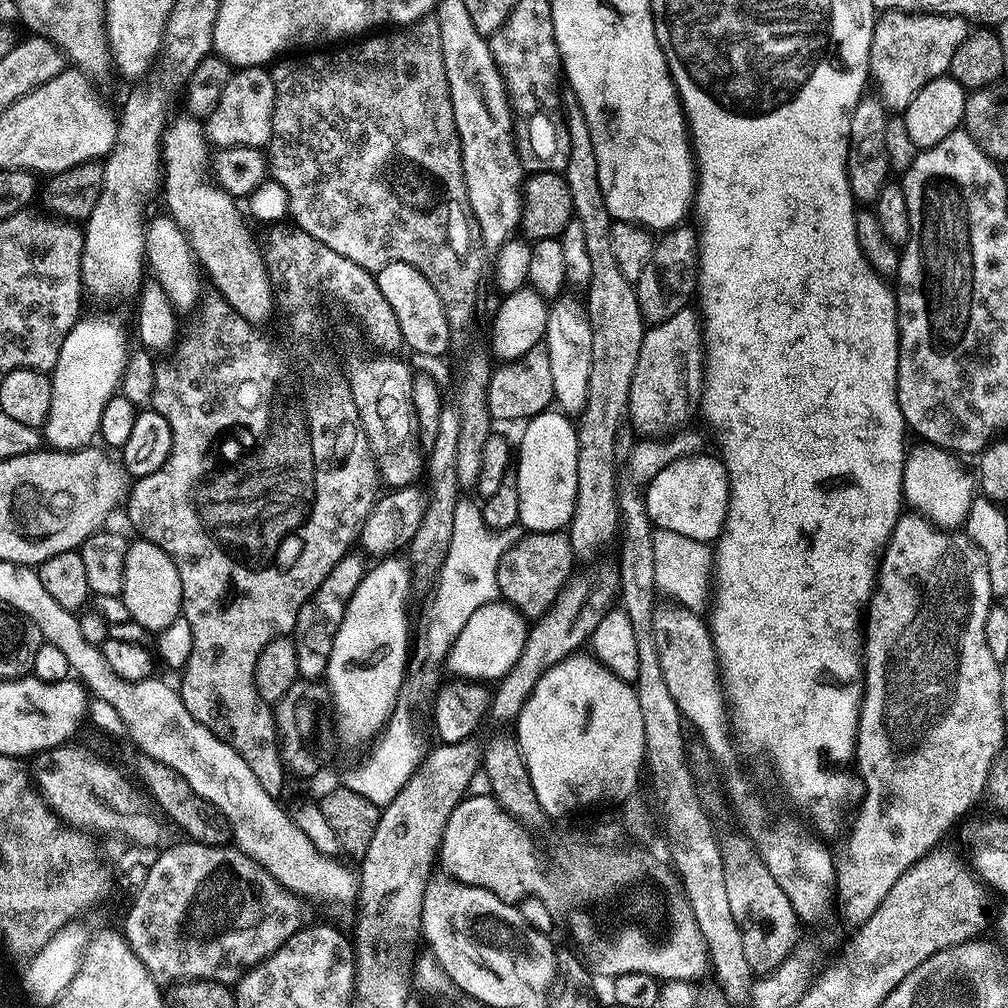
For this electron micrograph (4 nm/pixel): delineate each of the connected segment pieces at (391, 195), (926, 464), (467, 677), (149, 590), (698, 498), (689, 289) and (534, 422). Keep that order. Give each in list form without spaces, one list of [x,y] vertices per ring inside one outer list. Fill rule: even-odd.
[[[435,18],[418,20],[407,30],[392,30],[389,32],[392,32],[389,36],[380,36],[384,34],[369,35],[367,39],[363,41],[365,44],[362,45],[361,48],[344,48],[341,52],[332,52],[336,50],[320,50],[315,54],[301,55],[304,56],[301,60],[292,60],[296,58],[281,59],[279,63],[271,69],[274,90],[276,91],[276,112],[272,116],[272,139],[269,140],[266,145],[266,152],[270,157],[270,172],[274,177],[275,183],[280,184],[286,190],[286,194],[288,195],[288,210],[291,219],[296,219],[293,220],[295,227],[301,228],[303,232],[310,234],[318,242],[322,242],[322,246],[334,250],[334,254],[342,254],[342,258],[350,258],[350,262],[362,266],[367,272],[373,274],[380,272],[382,266],[386,266],[390,262],[406,262],[410,266],[417,268],[427,279],[436,278],[436,276],[442,276],[442,262],[452,262],[452,246],[464,246],[464,244],[466,244],[466,225],[470,223],[470,212],[466,207],[468,192],[464,188],[464,171],[462,170],[460,139],[458,138],[456,123],[454,122],[454,106],[450,102],[450,86],[446,82],[446,66],[444,65],[444,59],[442,58],[442,38],[440,37],[438,22]]]
[[[924,444],[904,460],[903,499],[909,509],[927,516],[939,528],[957,529],[965,523],[974,497],[974,476],[959,464],[953,453]]]
[[[495,602],[482,606],[470,615],[461,632],[452,639],[446,657],[446,664],[453,677],[464,682],[499,682],[508,674],[510,666],[518,662],[522,646],[528,637],[529,625],[511,604]]]
[[[143,538],[133,539],[124,559],[123,611],[148,634],[158,634],[170,626],[170,622],[181,619],[183,607],[182,578],[178,578],[178,566],[174,566],[170,554],[166,554],[166,550],[154,542]]]
[[[701,454],[684,455],[679,460],[672,461],[665,469],[648,484],[643,493],[643,511],[648,512],[649,518],[657,529],[674,531],[688,538],[715,542],[720,539],[724,523],[728,517],[728,471],[724,469],[723,459]]]
[[[688,222],[679,226],[669,228],[663,233],[664,236],[655,241],[650,254],[650,262],[642,269],[642,278],[634,282],[636,290],[636,301],[640,307],[640,313],[644,315],[645,321],[653,325],[668,319],[670,315],[676,314],[689,302],[698,288],[698,273],[700,270],[700,233],[695,227],[692,228]]]
[[[545,410],[531,417],[523,425],[525,428],[524,433],[520,436],[520,448],[518,444],[518,459],[514,464],[514,487],[518,490],[518,514],[520,515],[518,524],[521,529],[524,527],[524,530],[528,532],[558,532],[567,529],[568,523],[572,520],[574,506],[576,505],[576,495],[578,494],[578,438],[576,437],[576,424],[568,420],[571,419],[559,410]]]

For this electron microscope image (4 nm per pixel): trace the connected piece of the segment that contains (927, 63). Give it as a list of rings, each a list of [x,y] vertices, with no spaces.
[[[891,12],[877,19],[876,29],[870,42],[868,70],[871,83],[873,85],[876,83],[875,91],[884,107],[896,114],[903,113],[904,109],[910,106],[910,102],[914,102],[914,94],[918,94],[918,90],[922,90],[926,82],[948,72],[950,62],[954,58],[954,50],[962,46],[969,31],[969,21],[962,16],[946,16],[930,12]]]

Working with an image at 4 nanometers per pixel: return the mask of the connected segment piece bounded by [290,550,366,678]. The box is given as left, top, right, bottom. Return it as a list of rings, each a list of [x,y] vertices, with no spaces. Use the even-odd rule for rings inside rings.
[[[359,551],[347,552],[326,574],[322,586],[310,594],[310,598],[298,612],[290,637],[294,644],[294,653],[297,655],[297,670],[304,678],[320,678],[327,673],[330,662],[330,650],[334,650],[334,634],[338,634],[338,626],[342,626],[342,618],[350,598],[354,598],[354,590],[358,590],[358,582],[362,582],[366,571],[365,557]]]

